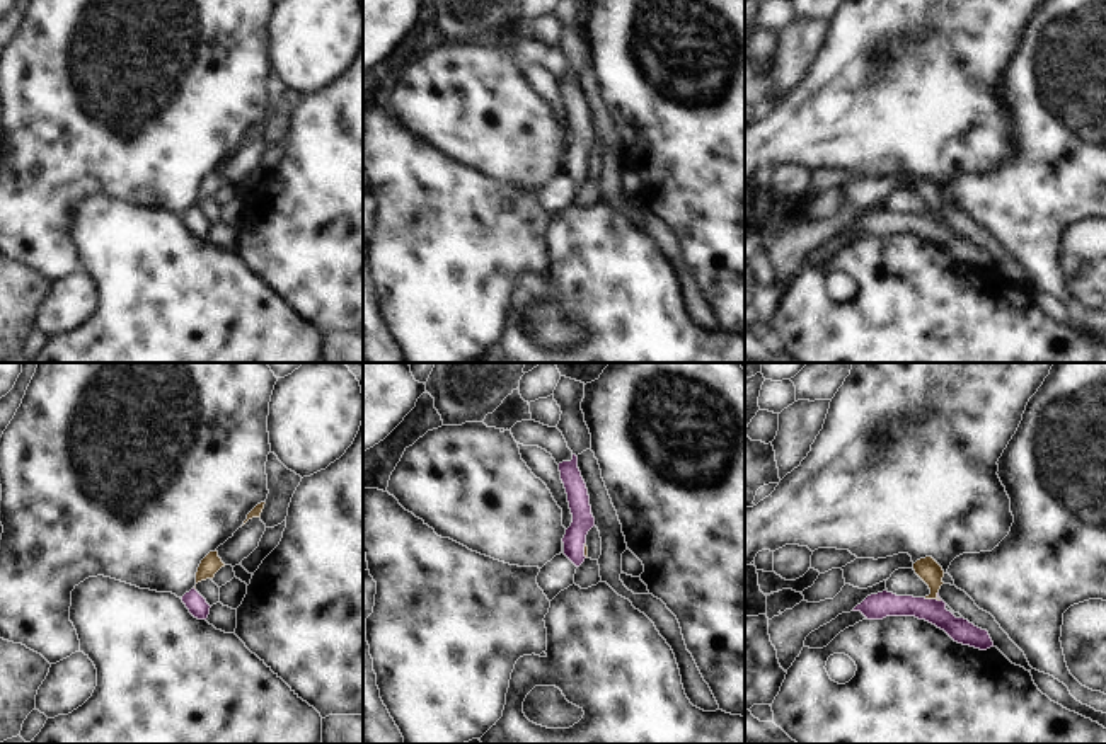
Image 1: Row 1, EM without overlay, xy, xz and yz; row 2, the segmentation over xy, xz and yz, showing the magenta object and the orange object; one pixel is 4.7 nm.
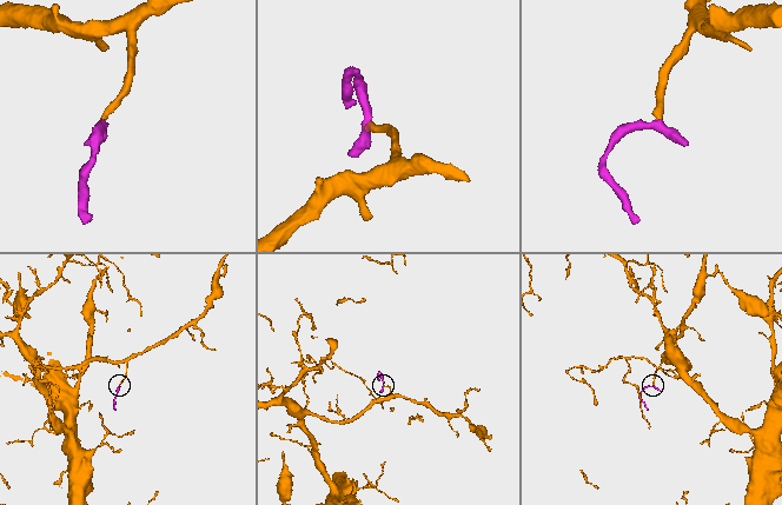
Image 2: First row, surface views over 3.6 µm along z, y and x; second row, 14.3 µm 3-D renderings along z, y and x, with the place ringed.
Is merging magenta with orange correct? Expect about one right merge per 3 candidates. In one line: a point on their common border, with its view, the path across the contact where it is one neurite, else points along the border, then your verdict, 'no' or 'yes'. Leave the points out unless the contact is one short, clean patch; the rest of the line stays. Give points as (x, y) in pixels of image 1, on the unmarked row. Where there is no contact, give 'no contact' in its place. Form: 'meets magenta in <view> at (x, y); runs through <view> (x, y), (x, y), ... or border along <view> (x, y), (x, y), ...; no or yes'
meets magenta in yz at (933, 218); runs through yz (881, 223), (933, 218), (934, 198), (927, 188); yes

